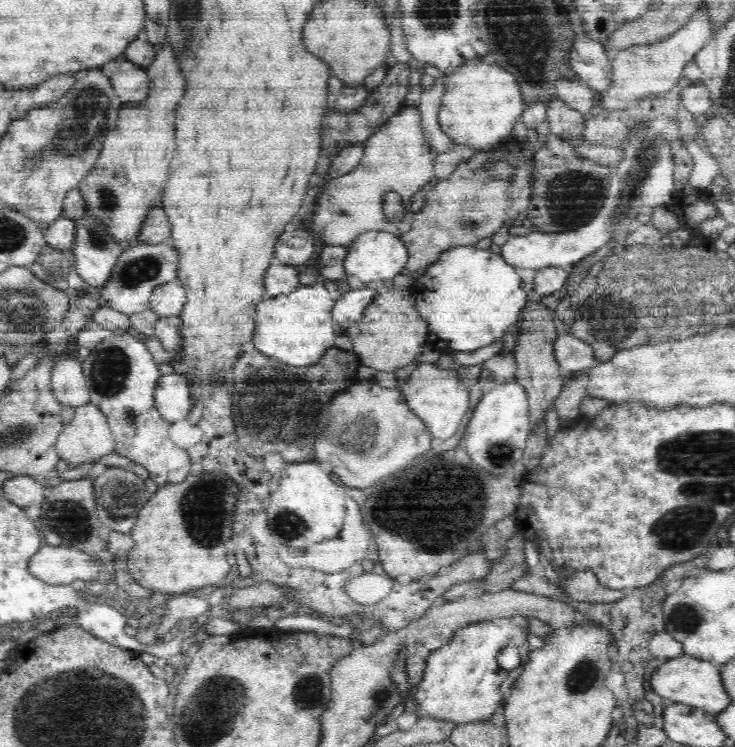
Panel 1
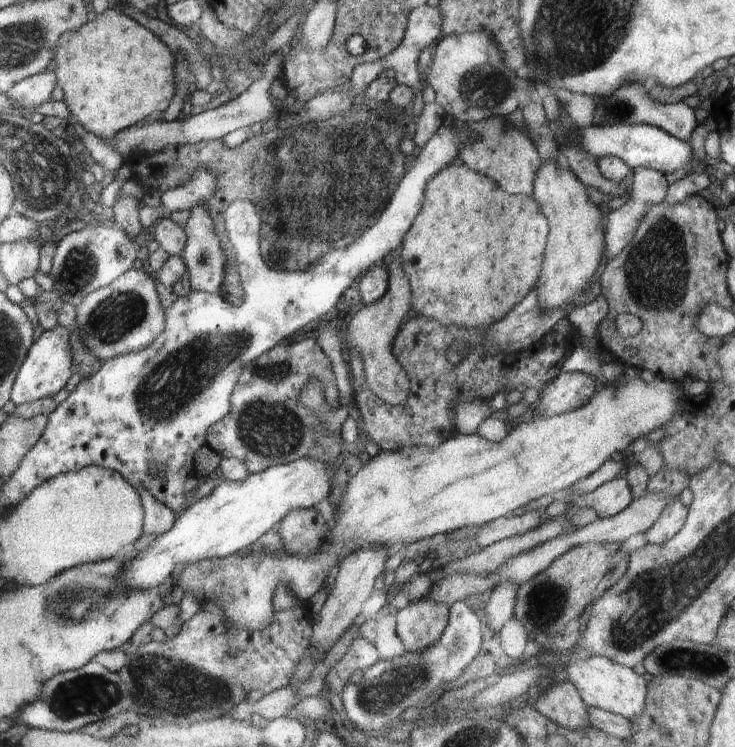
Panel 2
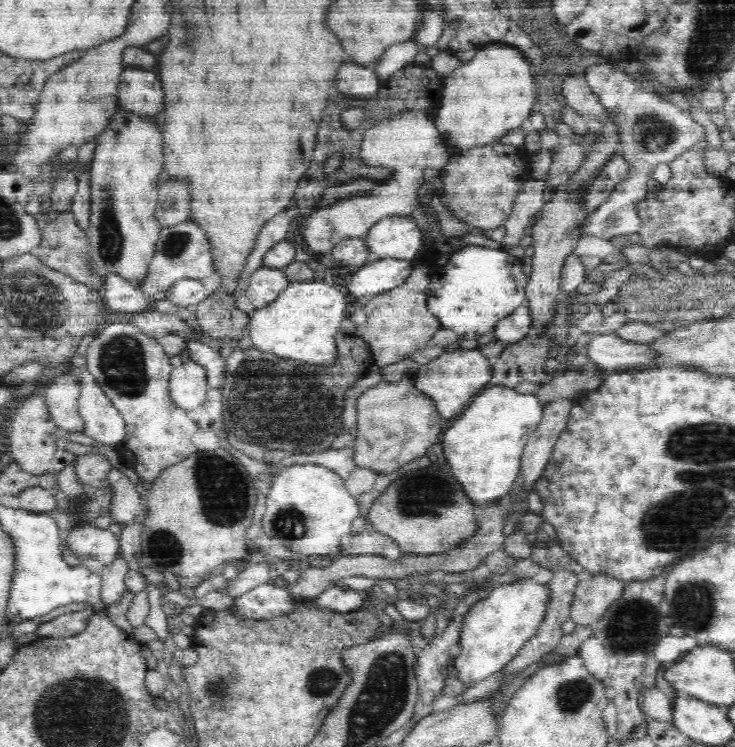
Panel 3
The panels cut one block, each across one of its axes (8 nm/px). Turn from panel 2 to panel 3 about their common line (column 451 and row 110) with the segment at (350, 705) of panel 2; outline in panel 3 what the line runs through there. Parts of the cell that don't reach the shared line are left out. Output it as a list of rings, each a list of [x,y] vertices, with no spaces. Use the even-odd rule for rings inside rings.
[[[608,63],[590,65],[584,72],[592,91],[609,114],[617,114],[616,130],[620,134],[620,156],[630,163],[630,176],[616,184],[608,200],[602,202],[594,212],[588,214],[580,238],[594,235],[604,239],[626,236],[642,226],[637,216],[637,202],[648,190],[646,184],[652,178],[652,170],[657,164],[672,162],[706,136],[702,126],[692,119],[690,112],[684,112],[674,103],[664,100],[654,90],[648,89],[640,81],[629,80],[624,71]]]

